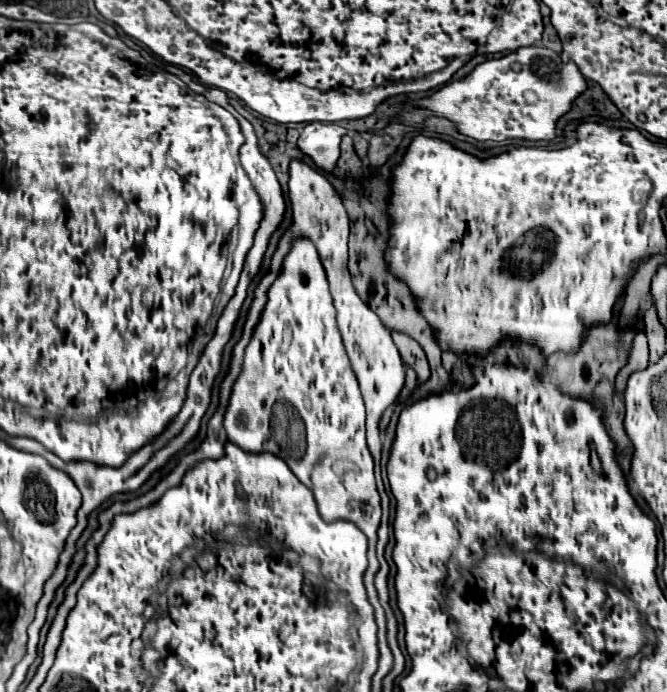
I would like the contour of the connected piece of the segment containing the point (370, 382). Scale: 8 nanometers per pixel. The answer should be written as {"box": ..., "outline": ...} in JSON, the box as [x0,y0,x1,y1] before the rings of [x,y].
{"box":[289,166,405,510],"outline":[[[309,166],[309,172],[301,176],[291,176],[289,178],[289,200],[293,204],[293,216],[295,216],[295,236],[307,236],[313,240],[317,246],[319,258],[323,268],[327,270],[327,280],[329,280],[329,290],[337,308],[337,326],[343,336],[343,344],[347,350],[347,356],[351,360],[351,368],[357,376],[365,408],[367,408],[367,446],[373,454],[375,460],[375,476],[379,484],[379,492],[383,496],[383,506],[387,510],[389,506],[389,496],[383,488],[381,482],[381,438],[379,438],[379,420],[383,412],[395,402],[399,396],[403,384],[405,384],[405,366],[399,356],[399,350],[391,338],[391,332],[383,326],[379,316],[363,304],[363,300],[357,296],[353,284],[351,284],[351,274],[347,270],[347,236],[349,236],[349,220],[345,206],[341,202],[341,196],[337,190],[331,186],[331,182],[319,174],[315,168]]]}

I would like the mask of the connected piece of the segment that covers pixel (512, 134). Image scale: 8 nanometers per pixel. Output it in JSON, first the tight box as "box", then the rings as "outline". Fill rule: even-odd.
{"box":[401,46,585,140],"outline":[[[527,46],[503,58],[485,60],[467,78],[445,84],[431,98],[415,102],[415,110],[401,114],[401,120],[409,126],[421,126],[427,114],[437,114],[455,122],[461,134],[475,140],[551,140],[555,136],[555,120],[571,108],[571,102],[585,86],[585,78],[573,62],[563,64],[559,54],[549,48]],[[525,92],[533,92],[537,102],[527,104]]]}

